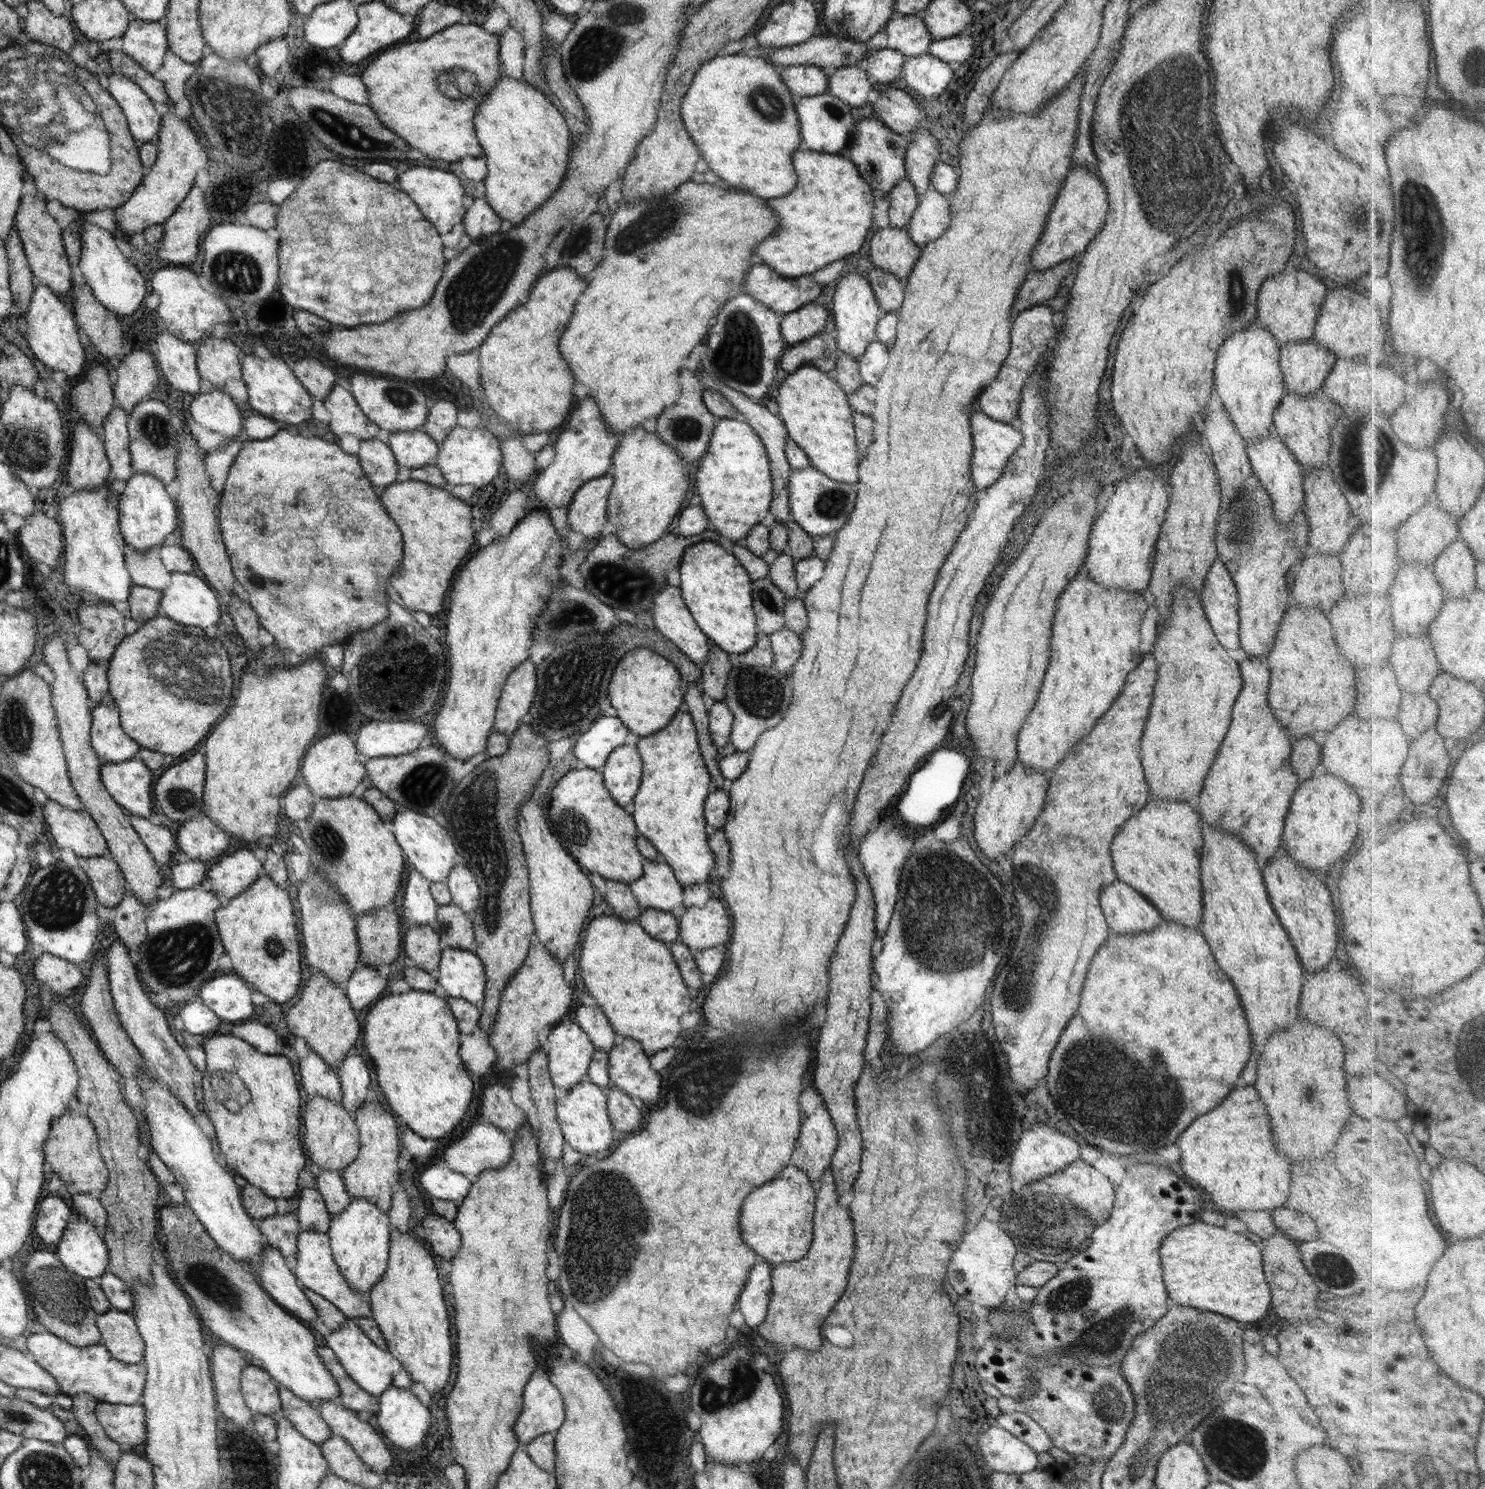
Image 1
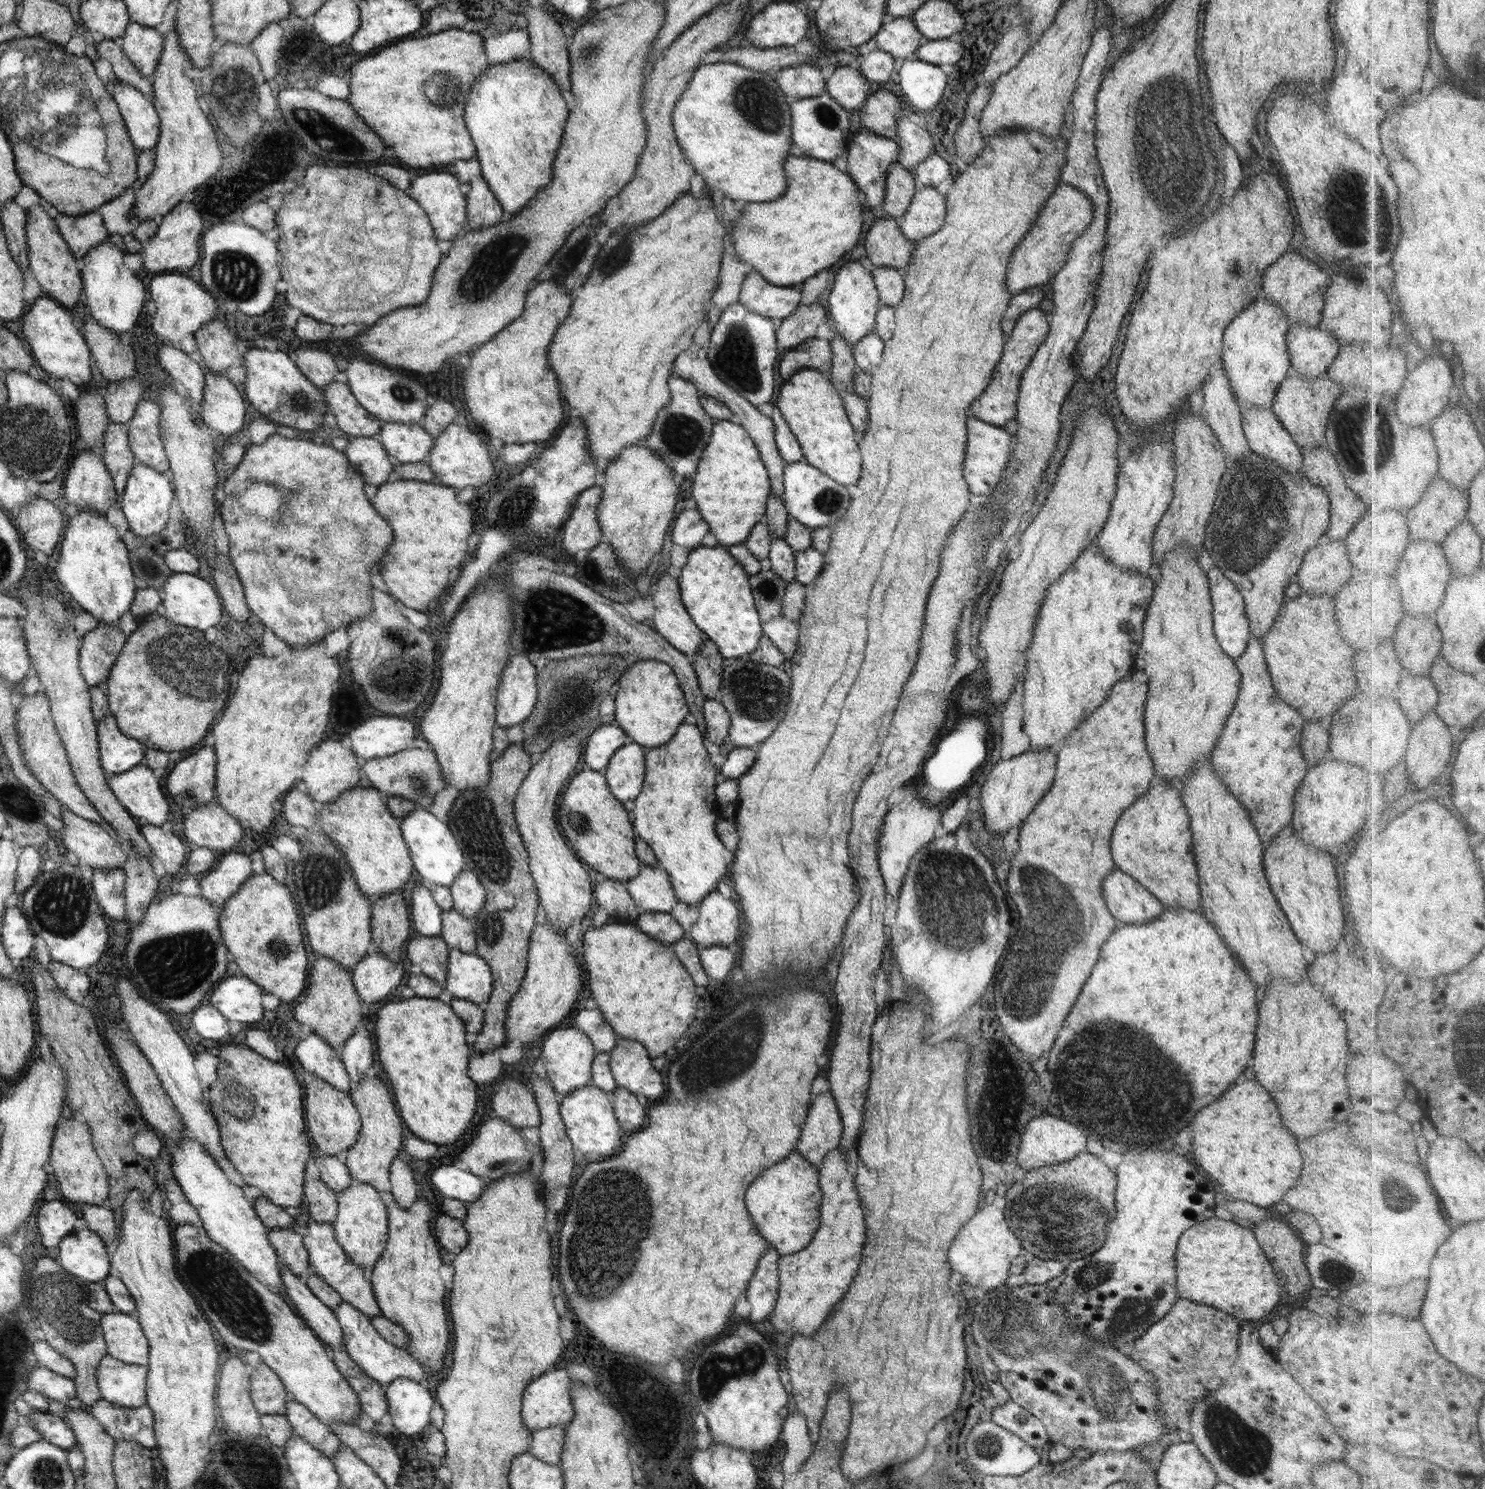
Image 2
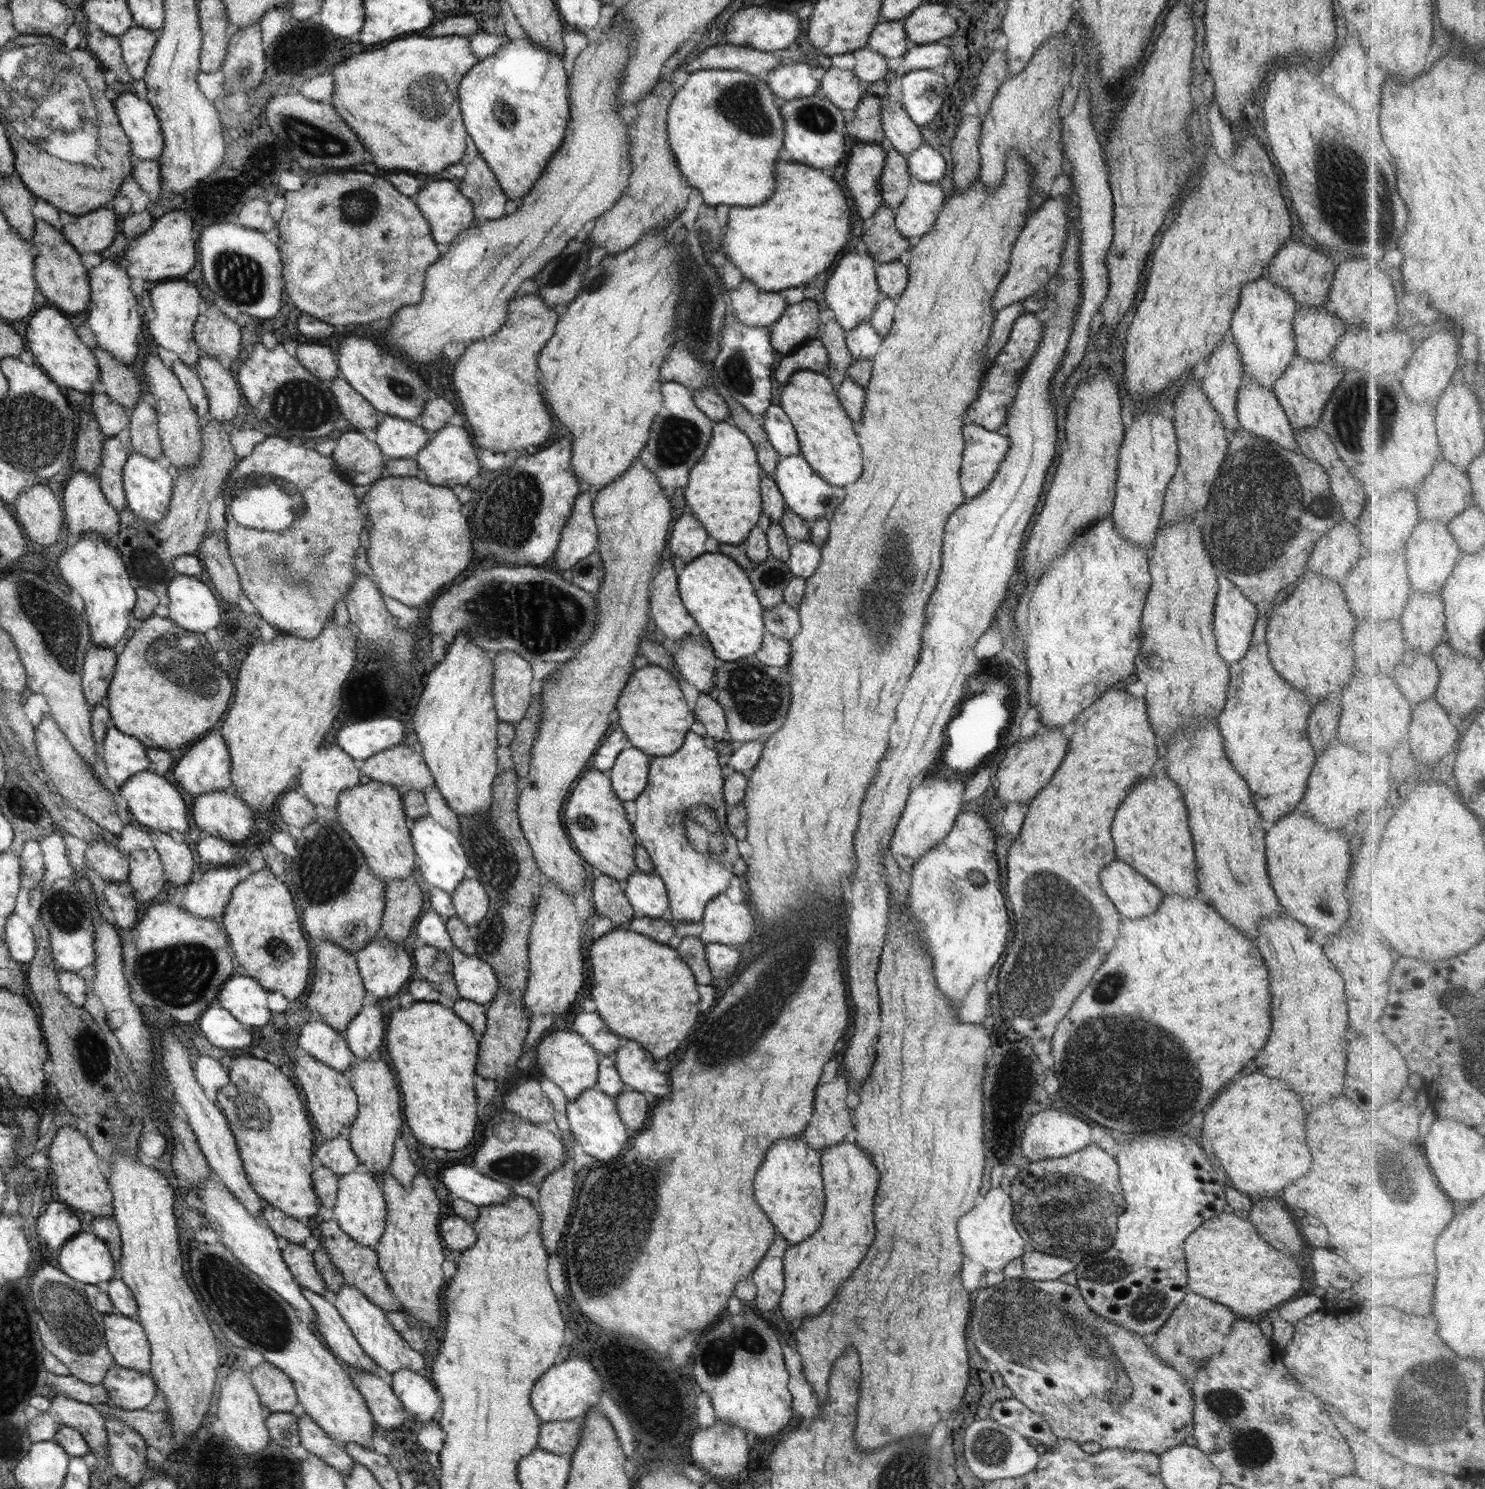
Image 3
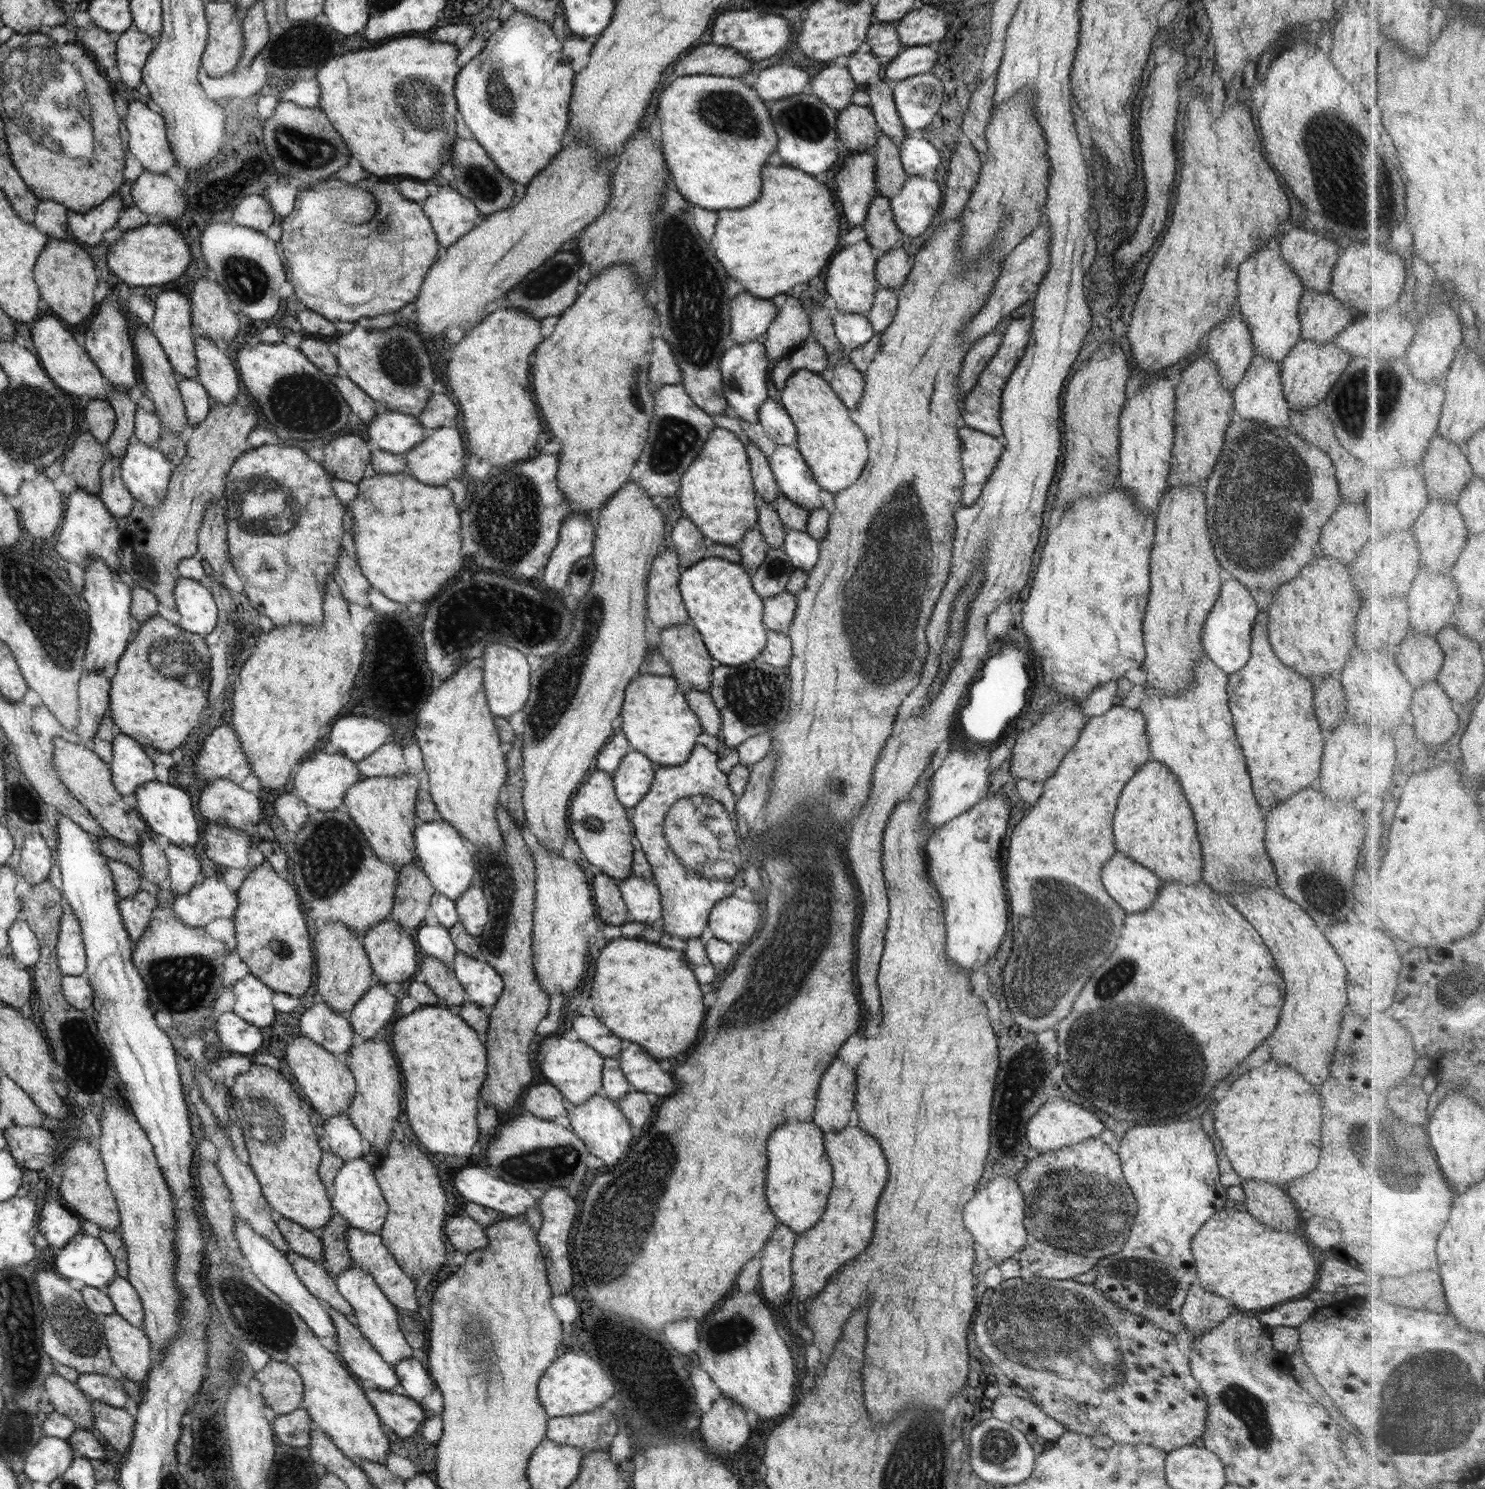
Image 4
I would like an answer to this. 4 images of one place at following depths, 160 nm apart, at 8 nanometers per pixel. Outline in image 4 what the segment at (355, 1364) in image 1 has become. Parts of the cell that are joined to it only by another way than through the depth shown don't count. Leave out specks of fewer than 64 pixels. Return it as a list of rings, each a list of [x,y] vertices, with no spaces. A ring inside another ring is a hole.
[[[352,1264],[350,1269],[346,1269],[344,1273],[335,1277],[335,1283],[339,1293],[354,1307],[356,1319],[354,1324],[366,1335],[368,1342],[371,1342],[386,1362],[395,1365],[405,1358],[412,1358],[420,1354],[407,1341],[406,1335],[402,1331],[398,1307],[383,1293],[375,1278],[368,1275],[368,1271],[364,1271],[364,1268]]]

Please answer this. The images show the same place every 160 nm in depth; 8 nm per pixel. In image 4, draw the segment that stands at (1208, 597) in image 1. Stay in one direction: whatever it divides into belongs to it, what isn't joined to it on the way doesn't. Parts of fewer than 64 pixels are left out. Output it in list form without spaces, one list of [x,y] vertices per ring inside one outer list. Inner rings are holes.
[[[1224,576],[1219,597],[1204,621],[1200,644],[1210,661],[1228,676],[1242,670],[1250,659],[1251,632],[1259,611],[1256,599],[1241,582]]]

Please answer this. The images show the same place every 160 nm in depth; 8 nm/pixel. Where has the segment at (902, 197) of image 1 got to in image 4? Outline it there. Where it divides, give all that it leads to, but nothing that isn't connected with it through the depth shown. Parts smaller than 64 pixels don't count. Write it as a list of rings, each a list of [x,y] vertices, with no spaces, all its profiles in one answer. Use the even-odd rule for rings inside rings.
[[[879,132],[871,151],[876,162],[876,189],[880,195],[892,199],[900,193],[908,176],[900,160],[900,149],[888,135]]]

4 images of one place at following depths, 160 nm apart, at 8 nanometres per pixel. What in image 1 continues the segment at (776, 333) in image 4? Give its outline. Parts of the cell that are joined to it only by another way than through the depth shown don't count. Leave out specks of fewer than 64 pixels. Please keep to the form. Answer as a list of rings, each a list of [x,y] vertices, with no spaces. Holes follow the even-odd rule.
[[[808,303],[798,310],[783,314],[780,322],[782,338],[789,345],[812,338],[824,331],[830,312],[820,303]]]

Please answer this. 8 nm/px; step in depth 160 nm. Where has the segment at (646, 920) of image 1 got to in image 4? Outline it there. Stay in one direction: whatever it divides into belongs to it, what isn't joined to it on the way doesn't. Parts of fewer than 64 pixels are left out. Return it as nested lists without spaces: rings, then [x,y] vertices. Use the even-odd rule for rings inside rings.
[[[696,743],[688,760],[678,766],[657,766],[650,790],[634,807],[632,824],[634,824],[635,842],[641,844],[641,849],[651,864],[654,883],[659,888],[662,905],[662,930],[640,922],[628,920],[622,925],[622,937],[640,939],[657,943],[663,933],[679,936],[684,940],[699,938],[708,924],[710,909],[723,898],[733,895],[732,880],[736,873],[746,865],[746,842],[741,837],[737,823],[735,804],[737,796],[730,790],[727,775],[716,767],[719,755]]]

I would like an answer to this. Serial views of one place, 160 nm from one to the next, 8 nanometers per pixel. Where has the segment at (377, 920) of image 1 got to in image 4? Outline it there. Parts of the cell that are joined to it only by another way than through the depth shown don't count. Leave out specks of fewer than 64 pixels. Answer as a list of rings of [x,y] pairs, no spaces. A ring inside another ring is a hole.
[[[416,864],[400,867],[396,903],[390,918],[395,919],[404,929],[416,932],[416,928],[422,927],[428,908],[431,908],[430,896],[435,894],[432,885],[428,875],[416,868]]]

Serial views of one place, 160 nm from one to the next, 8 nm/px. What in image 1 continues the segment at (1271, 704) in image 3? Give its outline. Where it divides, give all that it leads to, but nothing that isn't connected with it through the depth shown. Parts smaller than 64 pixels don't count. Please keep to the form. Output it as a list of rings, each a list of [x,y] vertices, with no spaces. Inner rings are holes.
[[[1248,657],[1247,660],[1240,662],[1239,670],[1243,687],[1232,708],[1228,732],[1206,775],[1203,789],[1199,792],[1194,803],[1196,811],[1202,816],[1202,821],[1209,822],[1213,826],[1230,829],[1231,834],[1241,838],[1244,844],[1252,849],[1260,870],[1264,870],[1271,859],[1281,853],[1284,819],[1289,811],[1292,794],[1298,789],[1300,781],[1298,781],[1298,776],[1292,772],[1289,763],[1290,752],[1292,752],[1290,740],[1292,738],[1287,732],[1287,727],[1281,725],[1279,718],[1275,717],[1274,711],[1268,705],[1267,694],[1269,680],[1272,676],[1270,670],[1262,666],[1258,657]]]

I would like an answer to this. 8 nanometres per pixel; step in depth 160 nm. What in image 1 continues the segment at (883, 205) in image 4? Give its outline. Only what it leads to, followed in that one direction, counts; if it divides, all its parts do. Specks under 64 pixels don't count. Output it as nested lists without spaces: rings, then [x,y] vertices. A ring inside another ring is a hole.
[[[884,228],[870,238],[870,256],[880,270],[906,279],[914,268],[914,263],[921,253],[906,229]]]

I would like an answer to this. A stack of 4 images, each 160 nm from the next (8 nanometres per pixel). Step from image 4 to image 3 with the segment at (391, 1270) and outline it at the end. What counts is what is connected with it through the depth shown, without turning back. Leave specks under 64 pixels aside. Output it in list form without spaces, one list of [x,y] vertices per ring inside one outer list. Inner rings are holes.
[[[335,1218],[317,1224],[316,1231],[319,1234],[321,1246],[326,1249],[332,1265],[342,1274],[343,1284],[349,1284],[358,1290],[362,1290],[363,1294],[366,1294],[376,1306],[382,1307],[386,1312],[401,1312],[403,1308],[401,1308],[398,1299],[395,1298],[394,1290],[391,1290],[386,1277],[384,1277],[384,1272],[380,1268],[378,1253],[374,1248],[362,1246],[355,1239],[352,1239],[351,1235],[339,1226],[339,1222]]]

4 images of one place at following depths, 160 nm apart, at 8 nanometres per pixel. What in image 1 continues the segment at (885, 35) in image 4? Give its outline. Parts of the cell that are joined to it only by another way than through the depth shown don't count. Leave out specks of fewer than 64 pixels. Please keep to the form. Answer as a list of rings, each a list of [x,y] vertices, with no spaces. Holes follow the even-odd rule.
[[[920,15],[893,16],[886,23],[883,30],[887,34],[887,47],[900,51],[905,57],[920,56],[928,53],[929,46],[934,40]]]

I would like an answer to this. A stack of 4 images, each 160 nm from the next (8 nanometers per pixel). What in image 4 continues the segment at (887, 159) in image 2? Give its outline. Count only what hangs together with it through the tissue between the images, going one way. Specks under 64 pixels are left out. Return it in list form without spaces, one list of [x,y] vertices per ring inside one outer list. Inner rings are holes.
[[[851,152],[841,171],[834,178],[836,194],[842,214],[850,226],[862,226],[869,204],[878,196],[873,152]]]

